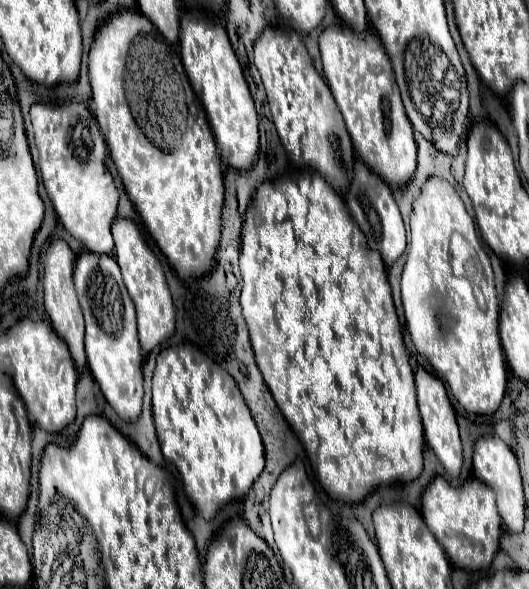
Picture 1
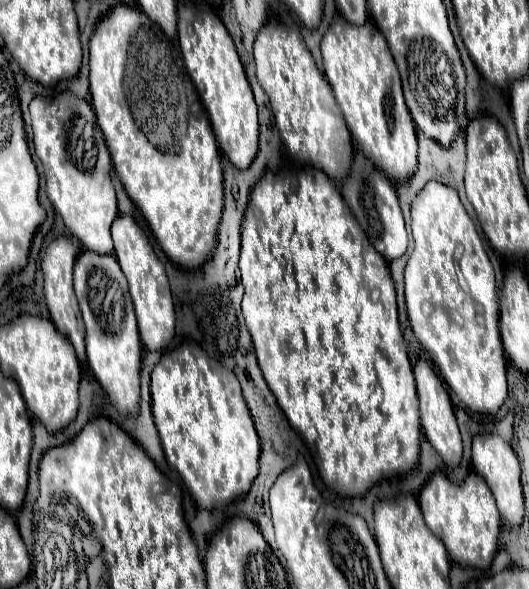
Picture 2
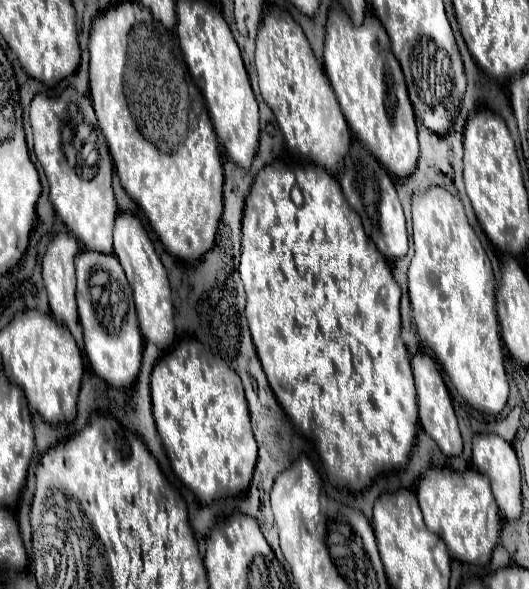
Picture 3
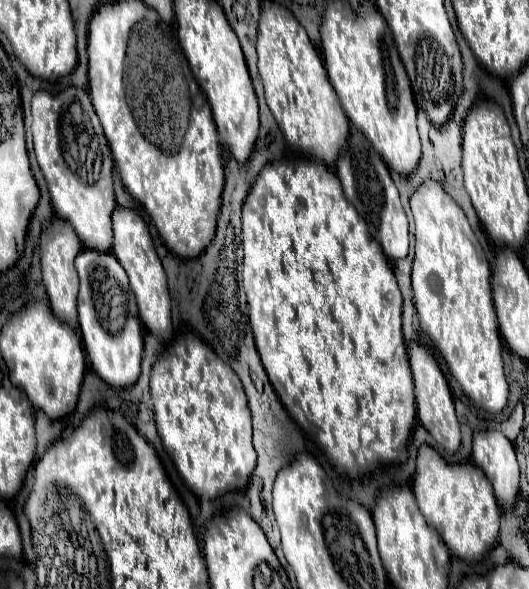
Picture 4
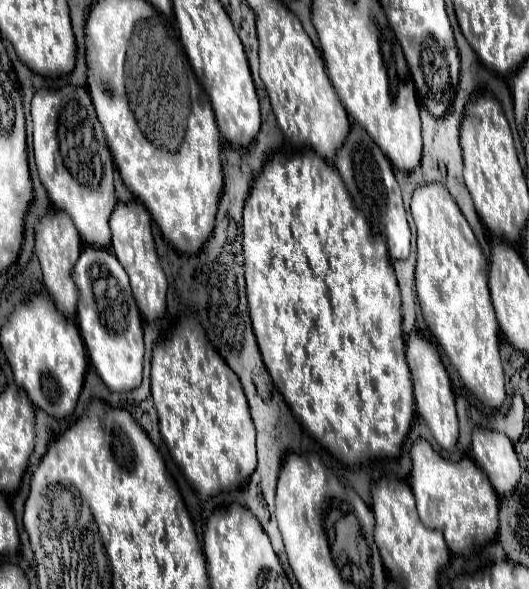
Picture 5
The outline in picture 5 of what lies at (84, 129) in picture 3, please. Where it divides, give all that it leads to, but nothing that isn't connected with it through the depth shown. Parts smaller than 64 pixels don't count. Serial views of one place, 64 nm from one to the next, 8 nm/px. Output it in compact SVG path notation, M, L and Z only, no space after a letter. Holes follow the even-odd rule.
M66 86L62 90L40 88L32 98L32 120L36 166L52 206L72 218L84 244L108 248L108 218L118 202L112 184L114 162L88 90L82 86Z

